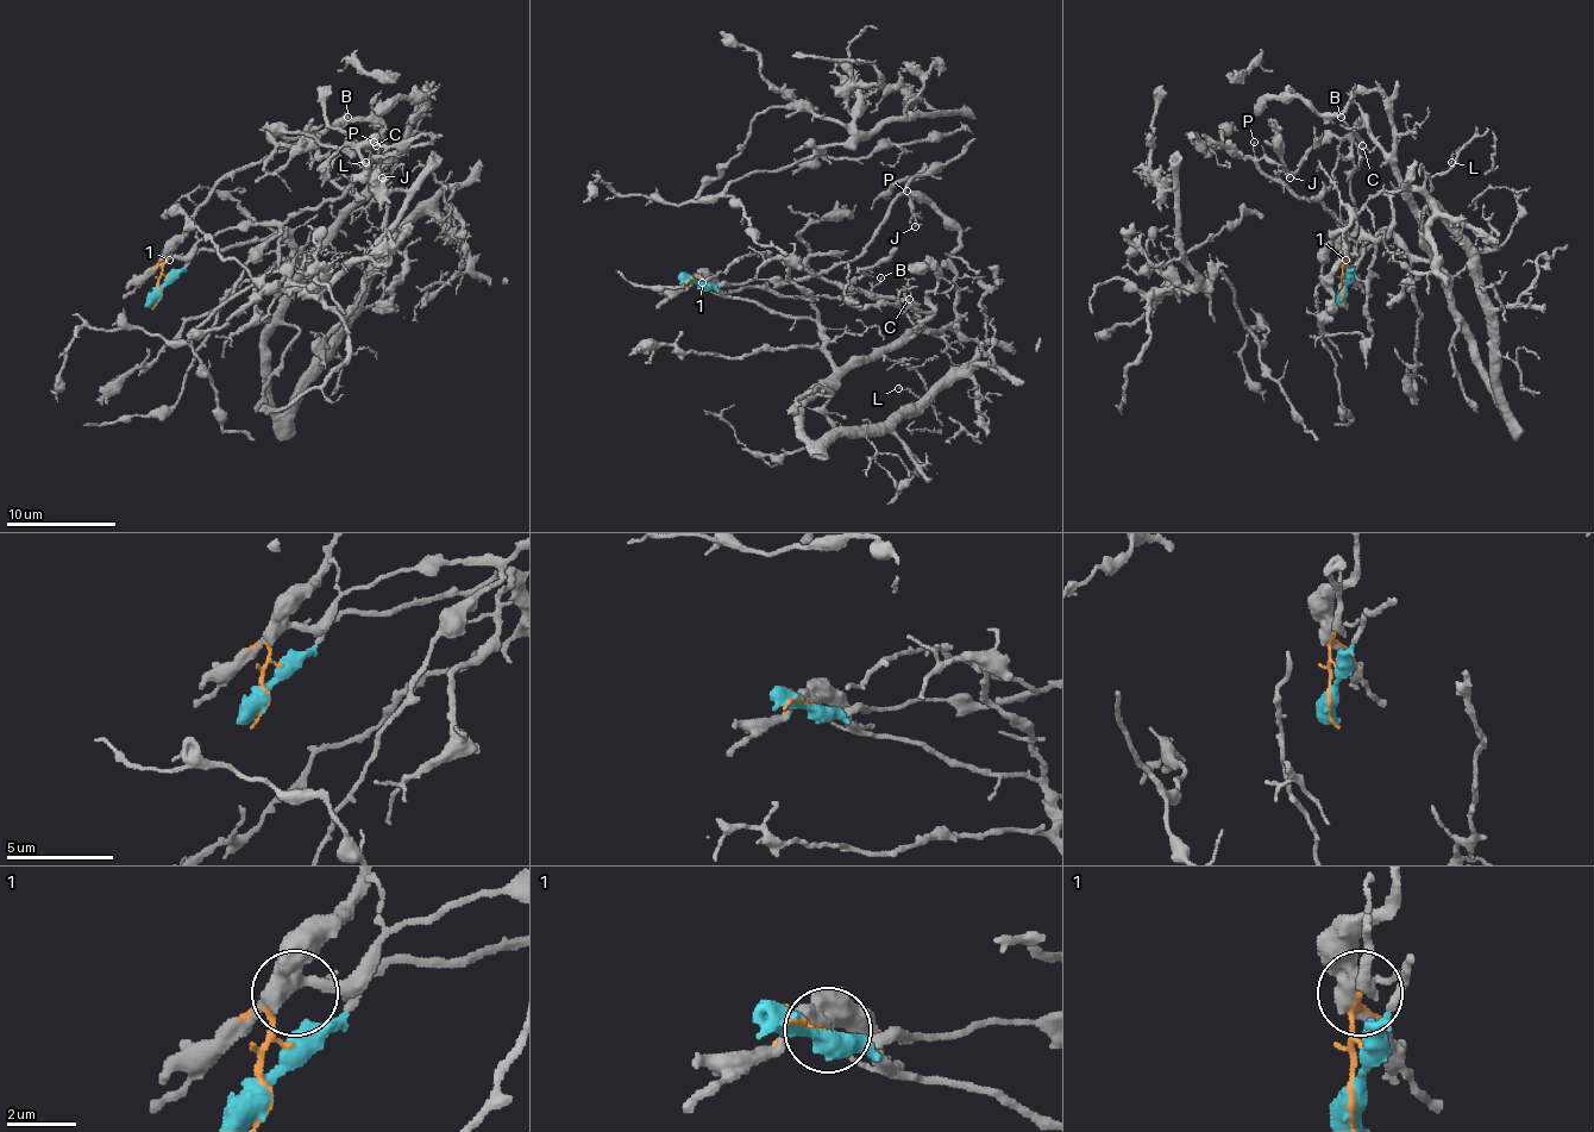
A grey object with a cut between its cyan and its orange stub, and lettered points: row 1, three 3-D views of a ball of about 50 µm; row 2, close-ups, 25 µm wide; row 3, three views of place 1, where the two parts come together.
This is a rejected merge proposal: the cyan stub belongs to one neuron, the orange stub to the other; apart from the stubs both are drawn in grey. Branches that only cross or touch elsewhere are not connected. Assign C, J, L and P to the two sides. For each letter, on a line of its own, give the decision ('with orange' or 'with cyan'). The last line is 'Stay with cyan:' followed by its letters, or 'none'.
C: with cyan
J: with orange
L: with cyan
P: with orange
Stay with cyan: C, L

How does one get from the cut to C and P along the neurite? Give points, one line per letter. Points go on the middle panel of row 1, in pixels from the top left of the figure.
C: (691, 280), (815, 321), (840, 368), (901, 338), (917, 321), (909, 299)
P: (694, 280), (807, 280), (848, 263), (870, 242), (886, 211), (905, 192)

